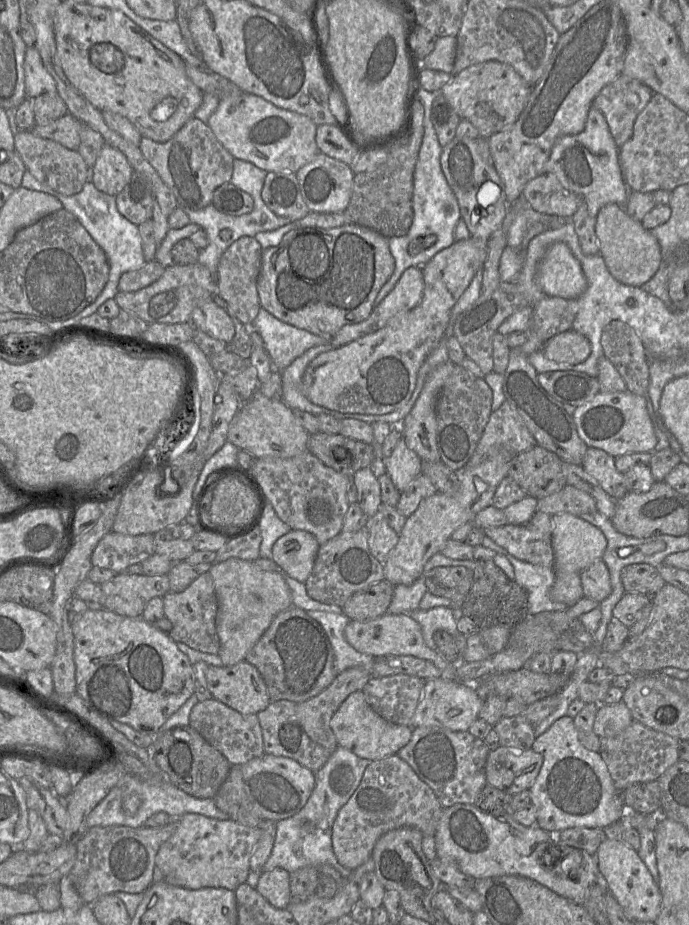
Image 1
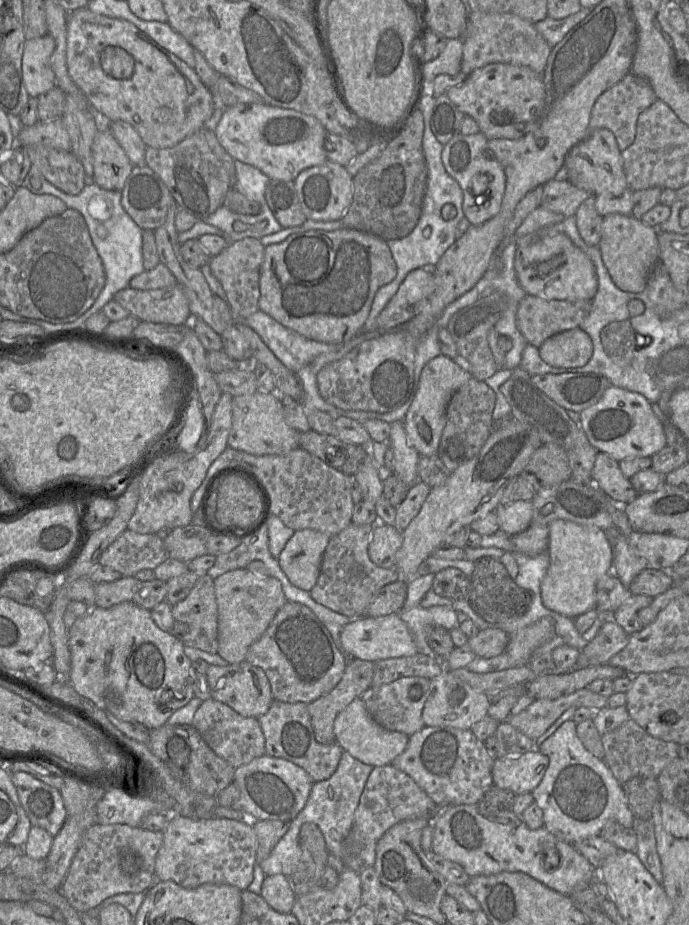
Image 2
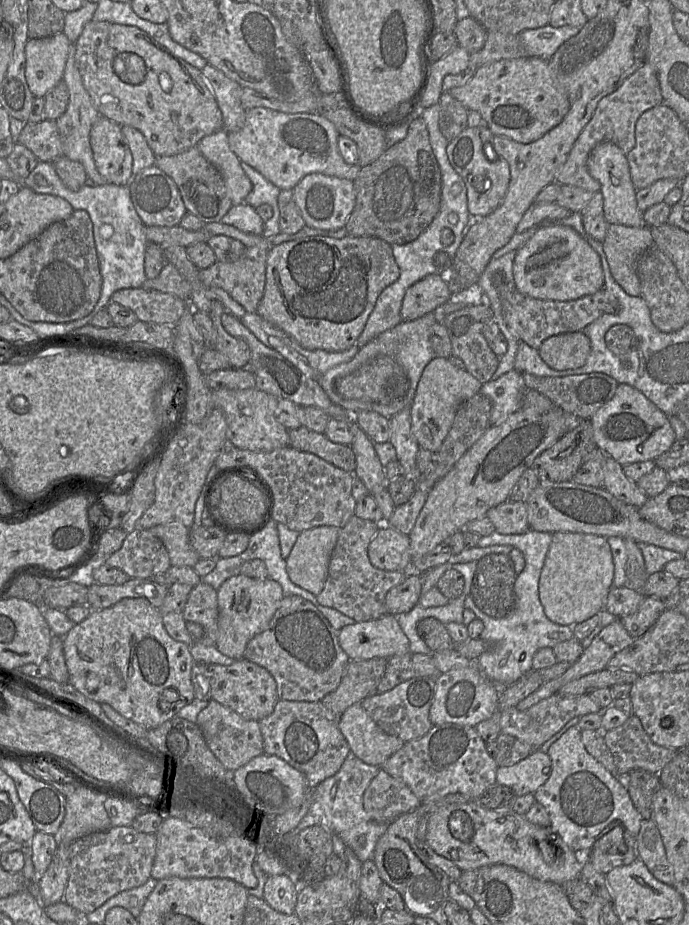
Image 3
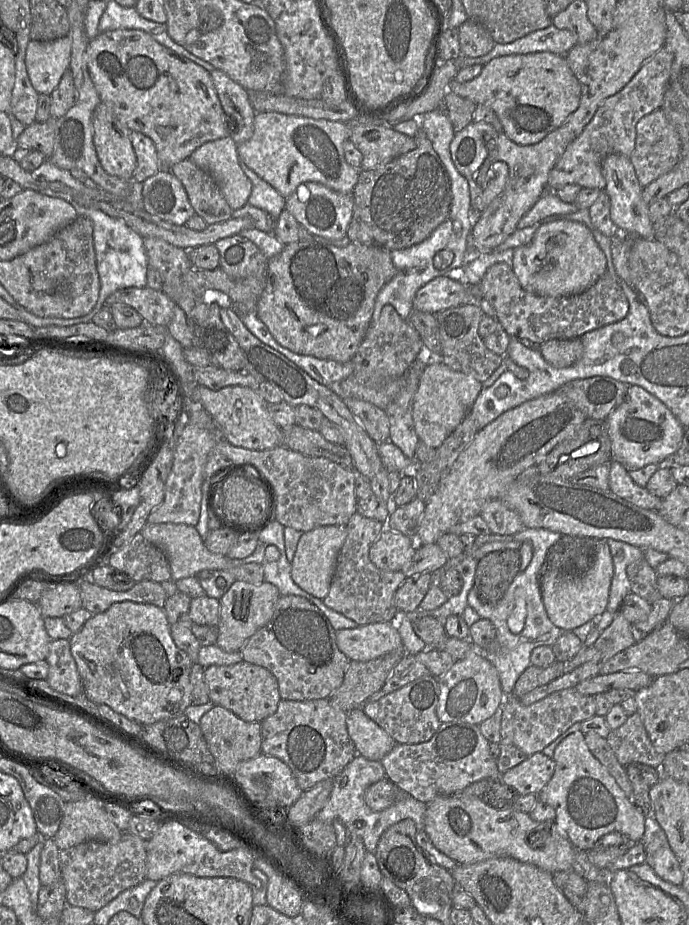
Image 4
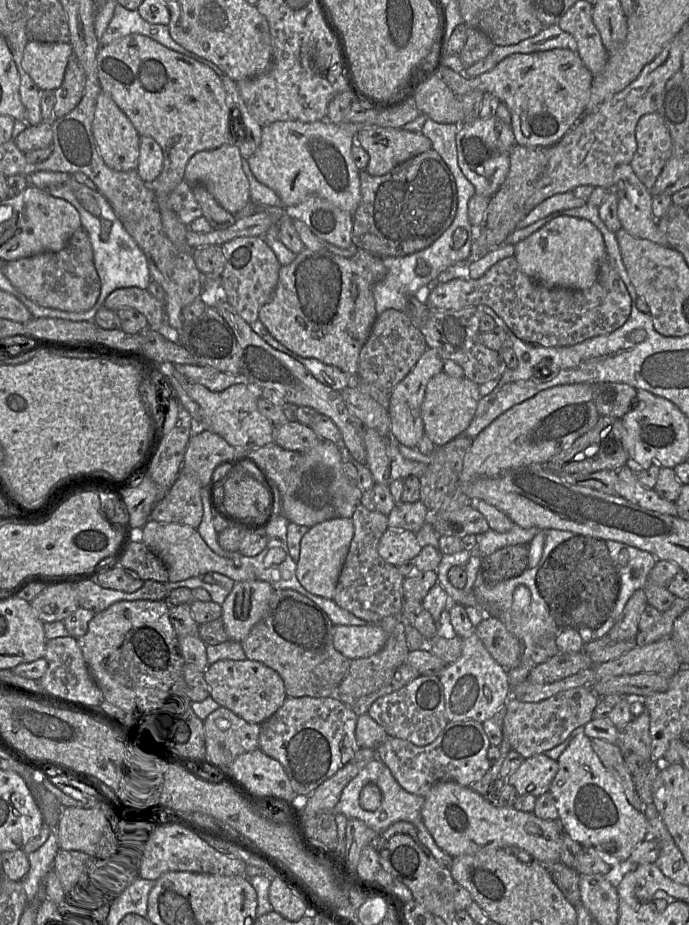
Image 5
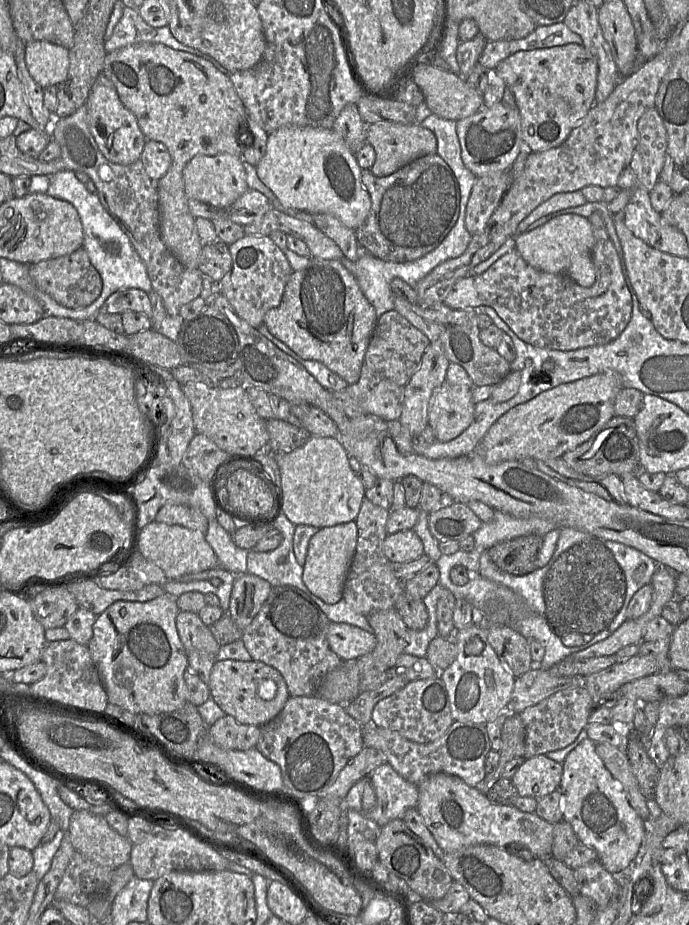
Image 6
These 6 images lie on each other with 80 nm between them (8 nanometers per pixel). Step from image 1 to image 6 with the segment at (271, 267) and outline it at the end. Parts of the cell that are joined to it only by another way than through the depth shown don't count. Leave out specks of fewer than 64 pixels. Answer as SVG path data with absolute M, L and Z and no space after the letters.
M311 256L305 269L292 273L281 303L265 314L263 323L301 358L321 362L351 385L360 378L377 319L375 308L341 261Z

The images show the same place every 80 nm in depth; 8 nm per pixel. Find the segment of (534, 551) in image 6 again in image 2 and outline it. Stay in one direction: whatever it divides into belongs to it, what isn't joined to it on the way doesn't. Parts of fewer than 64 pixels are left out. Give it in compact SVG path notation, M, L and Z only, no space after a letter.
M482 557L475 561L467 600L471 609L483 620L496 624L523 615L531 602L531 596L515 583L499 559Z

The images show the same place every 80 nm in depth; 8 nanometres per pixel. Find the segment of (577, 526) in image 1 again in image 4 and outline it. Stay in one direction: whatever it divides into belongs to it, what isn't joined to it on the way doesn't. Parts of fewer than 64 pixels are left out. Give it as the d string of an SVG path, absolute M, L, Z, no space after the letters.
M599 539L595 559L583 575L545 572L541 578L540 591L546 613L553 624L566 631L572 631L586 621L599 617L609 600L609 591L614 575L613 558L608 539Z

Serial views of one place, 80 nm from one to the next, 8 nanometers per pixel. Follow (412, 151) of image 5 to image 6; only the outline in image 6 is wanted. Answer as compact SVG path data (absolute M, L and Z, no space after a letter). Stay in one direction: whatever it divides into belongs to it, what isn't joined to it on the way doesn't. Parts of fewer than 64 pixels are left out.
M377 122L367 125L366 142L373 146L376 160L371 169L376 177L386 177L412 162L413 160L437 152L435 134L420 124L399 124L393 122Z

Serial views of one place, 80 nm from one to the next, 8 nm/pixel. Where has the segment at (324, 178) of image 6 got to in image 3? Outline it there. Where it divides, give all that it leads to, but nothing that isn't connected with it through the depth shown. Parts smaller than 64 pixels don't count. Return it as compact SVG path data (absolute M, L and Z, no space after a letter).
M254 107L246 109L243 127L228 133L228 143L240 161L253 167L279 189L287 190L312 173L356 179L361 167L344 161L338 149L339 136L334 124L320 114L289 114Z

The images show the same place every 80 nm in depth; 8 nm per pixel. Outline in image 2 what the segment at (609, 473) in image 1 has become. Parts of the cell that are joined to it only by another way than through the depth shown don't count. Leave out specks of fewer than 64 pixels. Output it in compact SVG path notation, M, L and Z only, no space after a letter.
M597 453L591 478L596 487L620 505L632 502L639 494L622 473L619 462L606 453Z

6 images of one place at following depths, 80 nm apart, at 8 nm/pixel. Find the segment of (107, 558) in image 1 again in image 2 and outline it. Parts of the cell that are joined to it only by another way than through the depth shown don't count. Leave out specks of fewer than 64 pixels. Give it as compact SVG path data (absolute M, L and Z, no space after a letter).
M125 530L100 555L99 565L134 577L141 570L154 570L168 559L162 535L139 534Z

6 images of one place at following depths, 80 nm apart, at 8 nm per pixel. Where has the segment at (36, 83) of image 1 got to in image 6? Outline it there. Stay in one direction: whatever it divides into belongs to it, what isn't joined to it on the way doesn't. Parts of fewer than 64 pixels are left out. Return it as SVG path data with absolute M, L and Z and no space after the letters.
M47 41L27 43L25 64L33 80L43 89L58 85L68 73L69 49Z

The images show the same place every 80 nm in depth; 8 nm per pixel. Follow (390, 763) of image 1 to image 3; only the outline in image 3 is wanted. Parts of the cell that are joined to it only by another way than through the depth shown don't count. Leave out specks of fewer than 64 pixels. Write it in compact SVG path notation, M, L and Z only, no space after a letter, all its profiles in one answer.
M380 769L363 795L363 807L377 823L391 823L399 816L414 811L421 801L401 780Z

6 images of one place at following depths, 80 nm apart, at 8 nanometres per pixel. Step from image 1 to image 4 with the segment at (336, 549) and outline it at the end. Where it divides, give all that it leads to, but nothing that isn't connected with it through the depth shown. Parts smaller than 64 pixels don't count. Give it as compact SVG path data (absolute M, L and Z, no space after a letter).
M357 511L347 523L347 537L340 549L330 589L323 602L326 606L355 621L358 625L397 622L394 596L406 576L401 571L379 569L369 558L371 545L386 528L386 523L364 517Z

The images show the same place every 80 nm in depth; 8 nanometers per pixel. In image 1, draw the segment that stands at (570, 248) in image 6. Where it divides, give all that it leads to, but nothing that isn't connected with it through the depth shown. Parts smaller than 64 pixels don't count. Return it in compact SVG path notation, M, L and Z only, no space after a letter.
M557 242L547 250L536 279L542 291L550 297L576 300L587 288L580 262L563 242Z

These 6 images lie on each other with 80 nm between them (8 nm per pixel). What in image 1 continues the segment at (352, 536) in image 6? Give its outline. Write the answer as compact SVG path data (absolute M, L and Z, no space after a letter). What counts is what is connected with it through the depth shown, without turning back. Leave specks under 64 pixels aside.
M290 530L273 544L272 559L288 576L305 584L319 548L320 544L312 533Z

